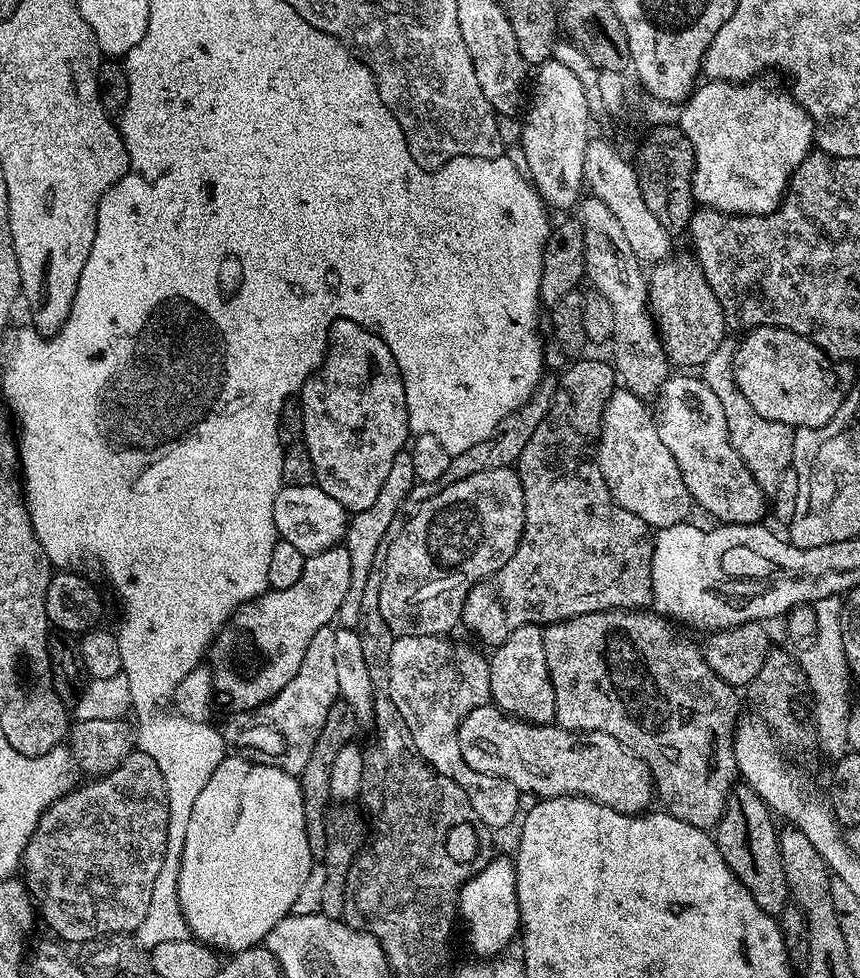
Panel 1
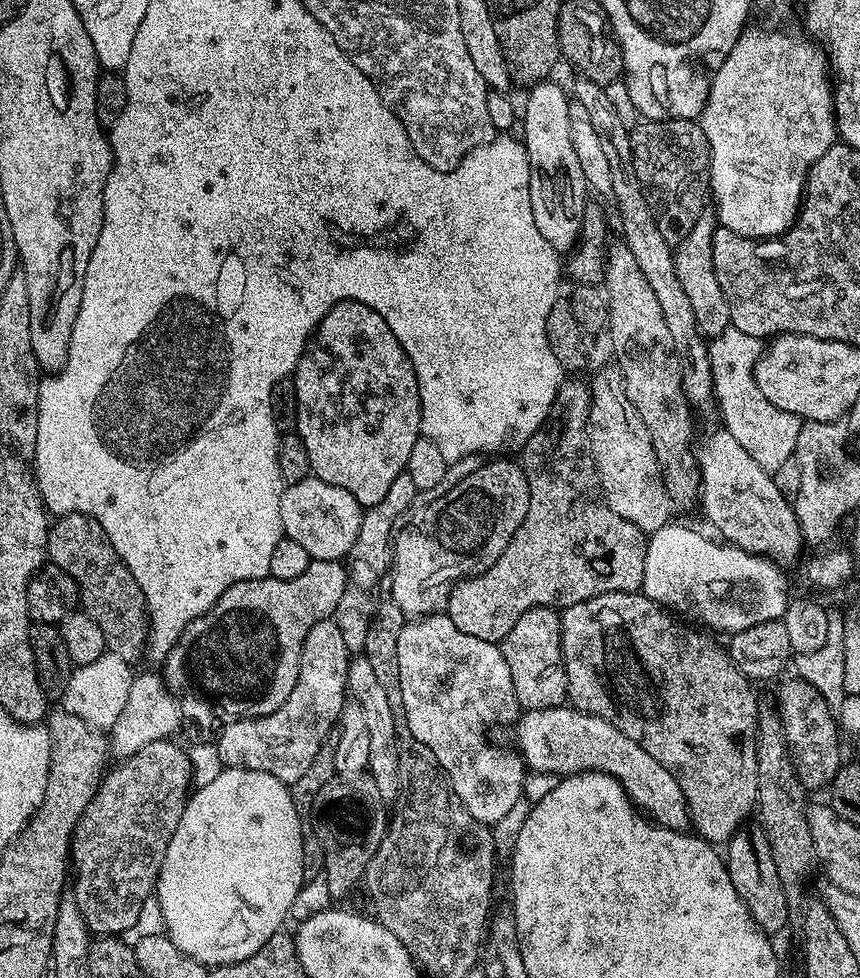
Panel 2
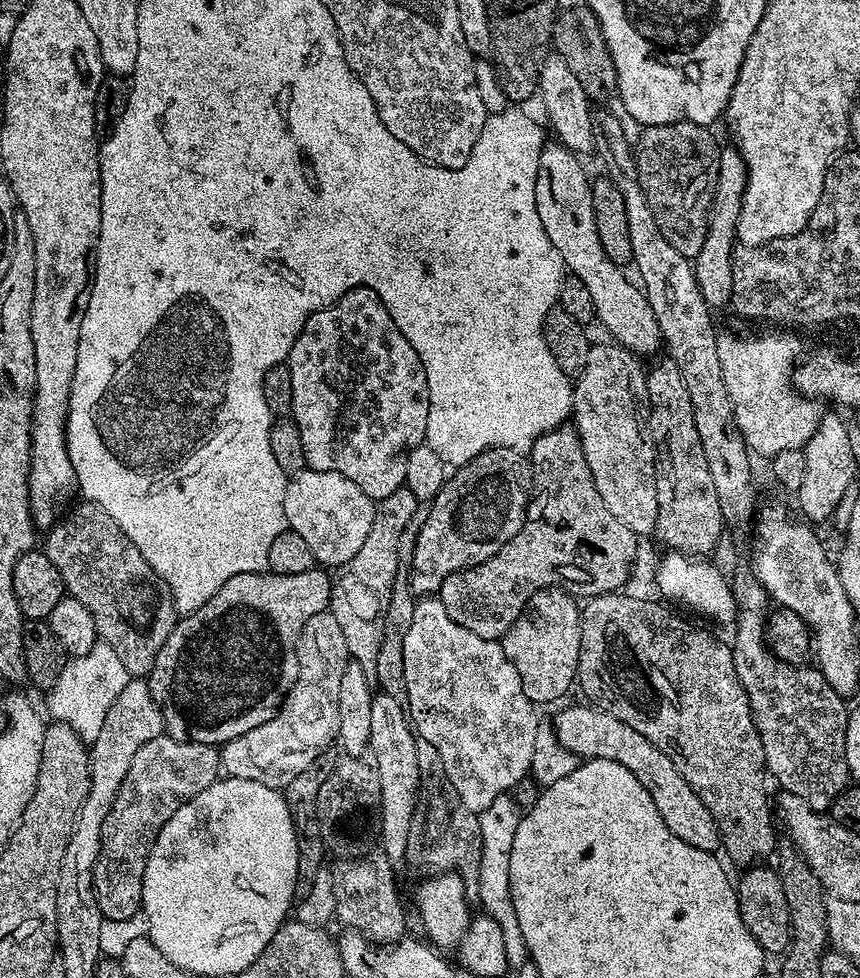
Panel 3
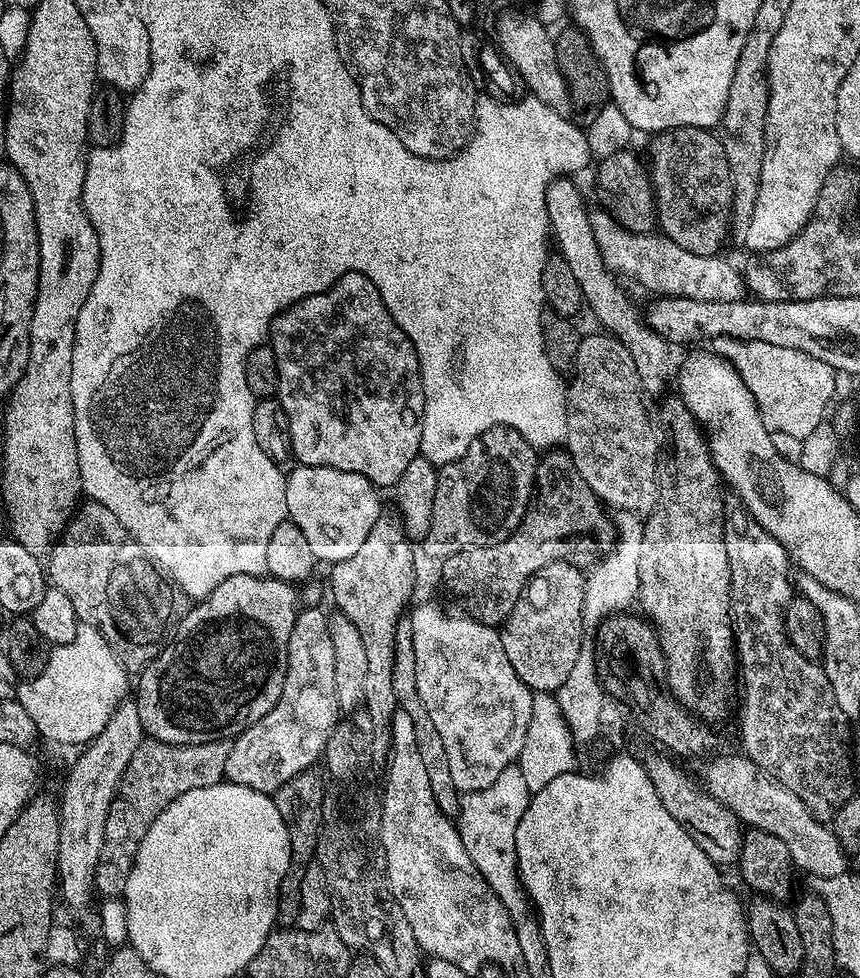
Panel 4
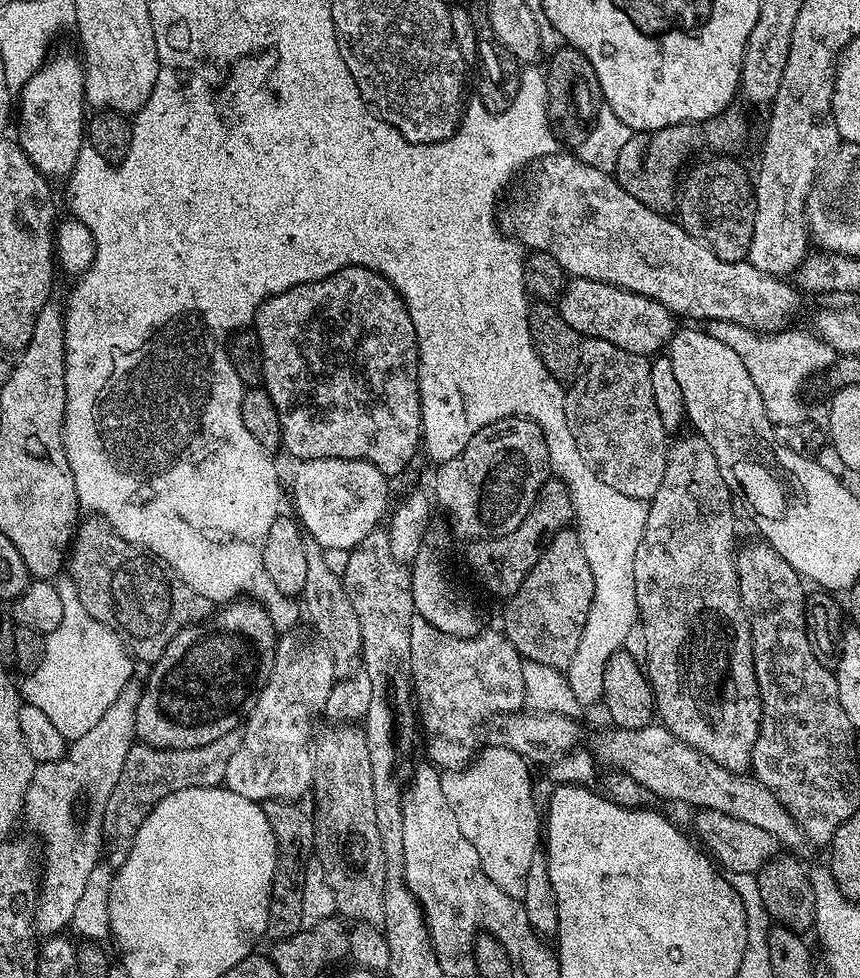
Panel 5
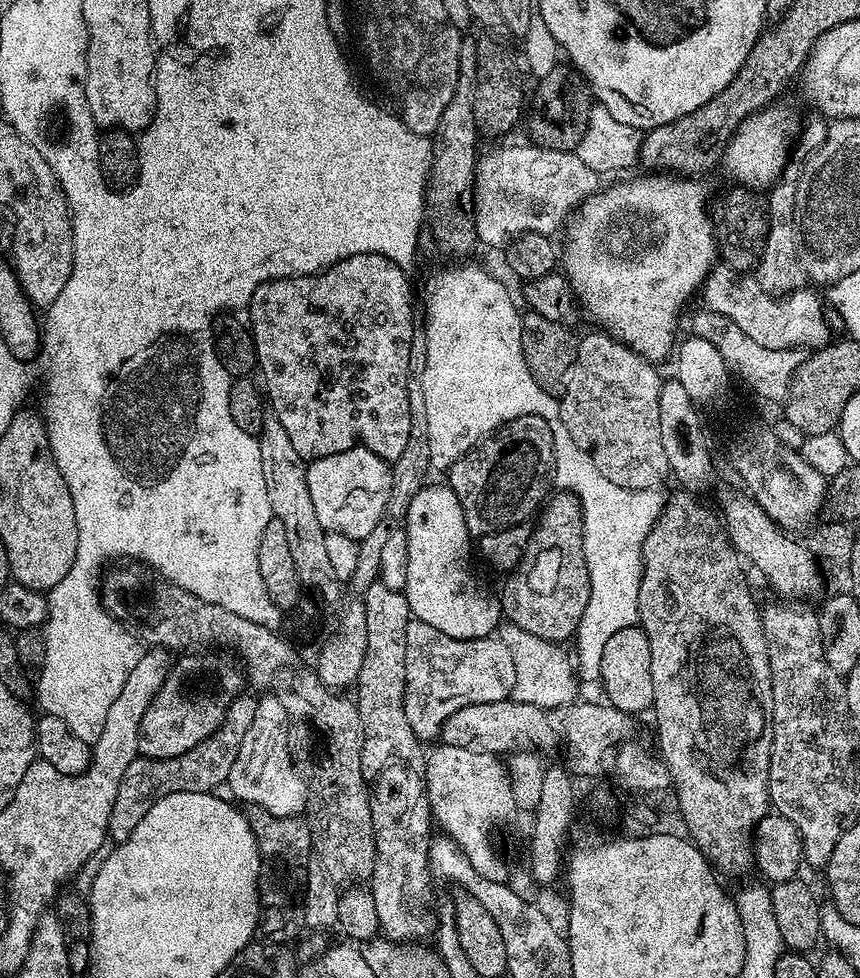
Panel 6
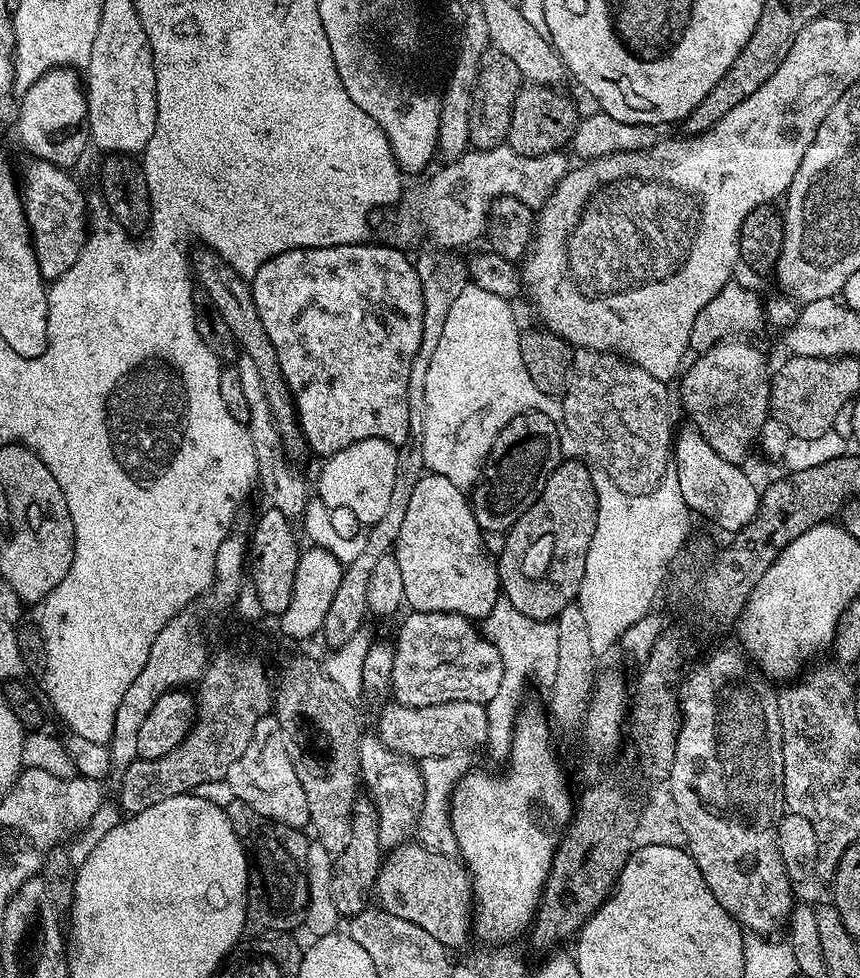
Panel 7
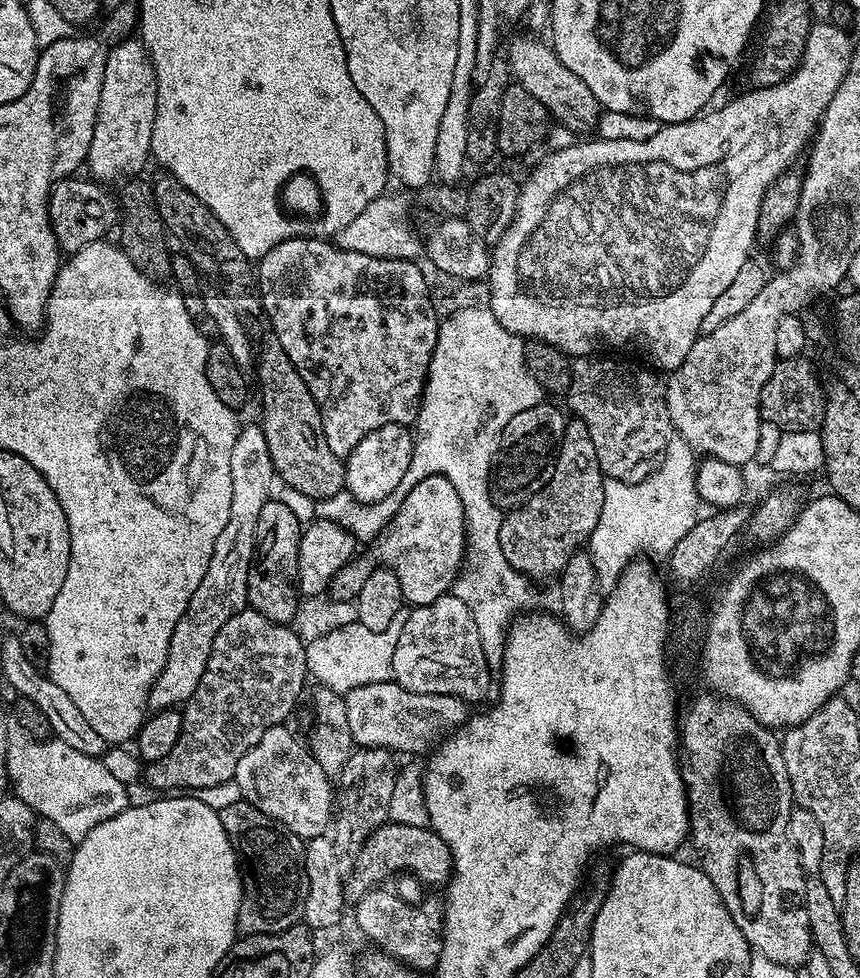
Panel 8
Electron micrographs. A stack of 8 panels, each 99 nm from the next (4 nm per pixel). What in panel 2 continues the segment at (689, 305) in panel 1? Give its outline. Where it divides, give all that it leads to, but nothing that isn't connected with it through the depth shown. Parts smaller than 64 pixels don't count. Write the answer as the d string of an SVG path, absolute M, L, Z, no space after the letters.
M705 210L697 220L690 234L680 245L674 248L674 270L678 274L678 282L682 282L682 290L686 290L686 298L690 298L690 306L694 310L696 329L705 338L722 334L731 325L730 302L726 302L726 294L718 284L718 274L714 274L714 234L718 220L711 211Z

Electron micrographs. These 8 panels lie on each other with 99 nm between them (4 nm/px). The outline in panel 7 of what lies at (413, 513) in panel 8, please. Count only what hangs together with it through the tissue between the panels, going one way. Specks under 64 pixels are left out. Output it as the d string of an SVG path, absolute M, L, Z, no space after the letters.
M428 472L421 475L414 486L414 494L410 494L406 518L402 518L402 530L398 530L394 549L398 567L402 570L402 590L407 607L414 612L456 612L473 622L483 621L502 596L498 564L493 557L492 560L488 557L484 539L485 533L474 518L465 489L454 486L454 482L442 478L442 474Z

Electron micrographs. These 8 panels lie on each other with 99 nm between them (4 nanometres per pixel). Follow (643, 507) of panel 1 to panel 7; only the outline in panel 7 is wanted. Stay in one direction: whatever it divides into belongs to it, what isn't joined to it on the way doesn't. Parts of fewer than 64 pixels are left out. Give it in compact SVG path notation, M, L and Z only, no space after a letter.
M577 348L572 353L572 365L566 378L566 390L562 397L564 424L568 432L584 447L583 455L599 471L605 472L626 494L646 494L664 483L673 459L674 429L672 412L668 409L668 388L665 381L646 374L640 365L624 359L614 352L595 352L589 348Z

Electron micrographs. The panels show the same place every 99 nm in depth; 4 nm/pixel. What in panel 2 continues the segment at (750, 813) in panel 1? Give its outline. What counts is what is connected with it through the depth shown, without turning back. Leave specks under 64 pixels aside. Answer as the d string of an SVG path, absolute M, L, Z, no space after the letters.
M758 826L739 828L727 842L726 863L730 882L734 882L738 898L744 900L746 910L750 910L750 918L754 918L760 931L769 934L782 931L788 924L790 909L786 902L786 890L782 886L782 878L778 878L778 866L774 866L774 854L770 850L770 842L762 829Z

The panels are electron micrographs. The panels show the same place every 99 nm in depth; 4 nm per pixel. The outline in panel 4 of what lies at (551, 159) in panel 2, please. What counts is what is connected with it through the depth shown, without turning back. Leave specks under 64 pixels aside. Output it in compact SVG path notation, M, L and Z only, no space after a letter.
M568 178L553 181L547 192L547 216L555 243L558 242L559 255L563 257L577 279L583 292L585 305L590 306L595 318L605 327L607 333L623 342L630 351L634 366L638 368L641 389L647 394L662 393L666 385L677 379L678 370L686 350L683 345L670 343L654 331L643 315L636 310L625 292L618 286L611 269L604 261L603 249L598 242L592 222L588 216L584 200L579 190Z

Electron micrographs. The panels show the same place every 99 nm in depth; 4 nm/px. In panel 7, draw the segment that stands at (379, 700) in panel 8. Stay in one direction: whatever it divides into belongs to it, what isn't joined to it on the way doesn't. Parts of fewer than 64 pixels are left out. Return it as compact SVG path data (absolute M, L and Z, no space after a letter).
M469 700L442 702L421 708L389 702L380 712L374 732L391 752L400 752L417 762L436 762L460 754L456 752L468 752L479 744L480 747L487 745L487 714L485 705Z

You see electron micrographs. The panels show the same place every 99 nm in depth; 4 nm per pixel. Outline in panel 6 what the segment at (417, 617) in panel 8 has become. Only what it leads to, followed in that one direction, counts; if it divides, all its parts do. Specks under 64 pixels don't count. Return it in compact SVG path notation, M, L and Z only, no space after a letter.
M412 618L406 626L406 688L404 709L410 730L422 742L441 735L445 722L458 710L471 704L498 702L512 696L514 658L498 638L459 640Z

